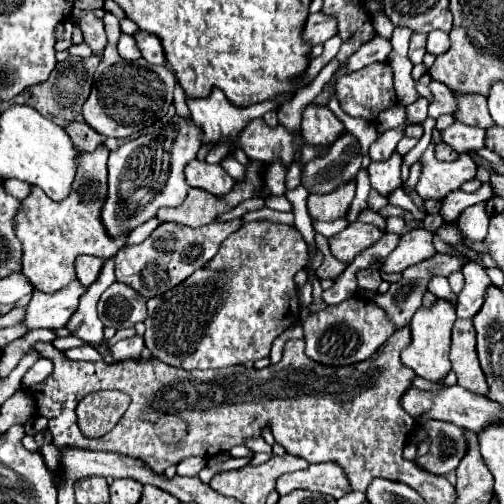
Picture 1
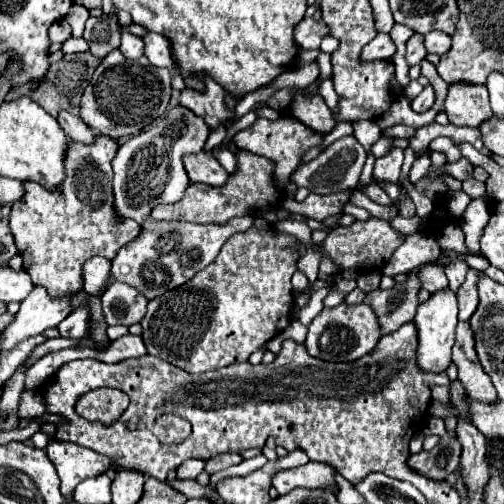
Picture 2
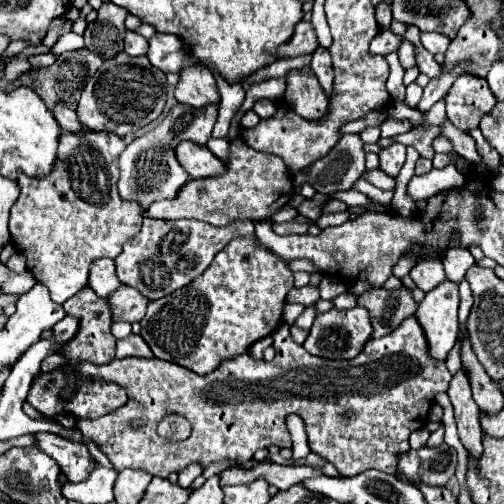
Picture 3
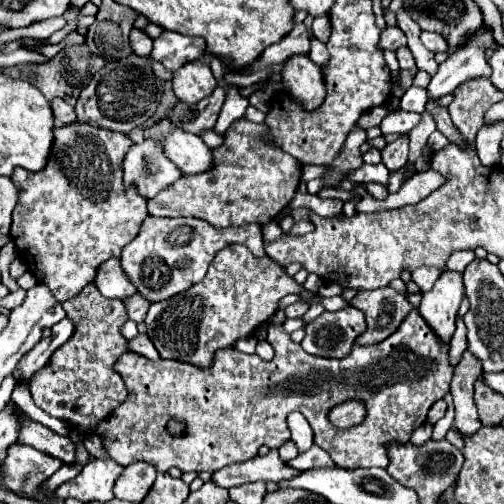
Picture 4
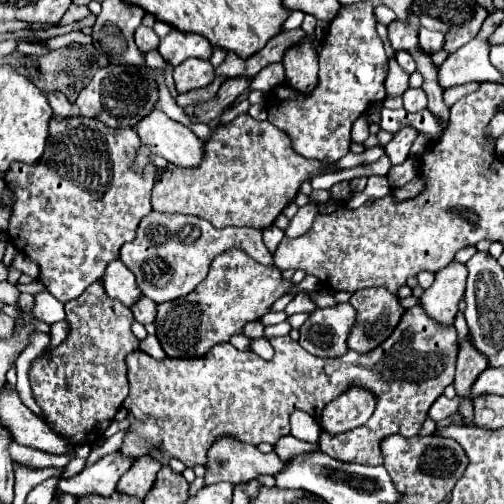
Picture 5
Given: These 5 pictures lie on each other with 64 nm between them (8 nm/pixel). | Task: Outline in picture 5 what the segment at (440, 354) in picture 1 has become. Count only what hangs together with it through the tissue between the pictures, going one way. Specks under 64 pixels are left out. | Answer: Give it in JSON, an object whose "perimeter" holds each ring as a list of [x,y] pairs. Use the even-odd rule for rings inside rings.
{"perimeter":[[[452,260],[446,268],[436,272],[434,284],[420,298],[426,314],[440,324],[452,324],[458,312],[458,302],[464,296],[466,276],[466,266],[458,260]]]}

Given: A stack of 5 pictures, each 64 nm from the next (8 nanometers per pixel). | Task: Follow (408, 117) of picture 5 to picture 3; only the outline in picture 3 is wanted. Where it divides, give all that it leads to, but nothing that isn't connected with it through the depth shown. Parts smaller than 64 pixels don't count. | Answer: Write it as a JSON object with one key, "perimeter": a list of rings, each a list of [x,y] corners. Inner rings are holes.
{"perimeter":[[[388,118],[388,120],[384,120],[384,124],[380,128],[382,128],[382,136],[384,138],[392,138],[396,134],[410,132],[412,130],[412,122],[410,120],[394,120],[394,118]]]}

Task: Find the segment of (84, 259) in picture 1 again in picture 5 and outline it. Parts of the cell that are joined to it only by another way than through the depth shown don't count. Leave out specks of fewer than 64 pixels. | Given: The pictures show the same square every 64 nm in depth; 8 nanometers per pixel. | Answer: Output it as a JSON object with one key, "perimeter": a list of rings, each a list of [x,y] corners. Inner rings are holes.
{"perimeter":[[[114,260],[112,264],[108,264],[108,272],[102,276],[102,280],[108,296],[120,300],[128,308],[132,308],[142,298],[132,272],[124,266],[122,260]]]}

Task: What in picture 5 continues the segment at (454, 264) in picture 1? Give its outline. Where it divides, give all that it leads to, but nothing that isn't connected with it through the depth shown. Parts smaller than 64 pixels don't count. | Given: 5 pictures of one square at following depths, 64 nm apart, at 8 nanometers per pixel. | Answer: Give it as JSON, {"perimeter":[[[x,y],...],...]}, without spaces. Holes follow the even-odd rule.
{"perimeter":[[[362,288],[352,294],[356,324],[348,334],[348,348],[362,354],[380,346],[400,322],[404,308],[386,288]]]}

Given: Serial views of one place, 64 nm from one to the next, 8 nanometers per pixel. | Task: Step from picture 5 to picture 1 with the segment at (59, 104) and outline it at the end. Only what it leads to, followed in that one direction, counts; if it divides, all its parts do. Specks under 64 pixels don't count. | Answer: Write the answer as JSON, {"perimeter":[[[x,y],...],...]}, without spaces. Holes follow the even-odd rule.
{"perimeter":[[[68,122],[64,130],[80,152],[92,152],[98,144],[104,142],[104,136],[100,136],[96,130],[92,130],[86,122]]]}

